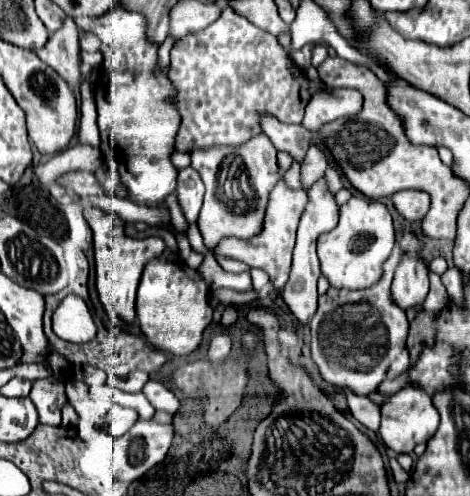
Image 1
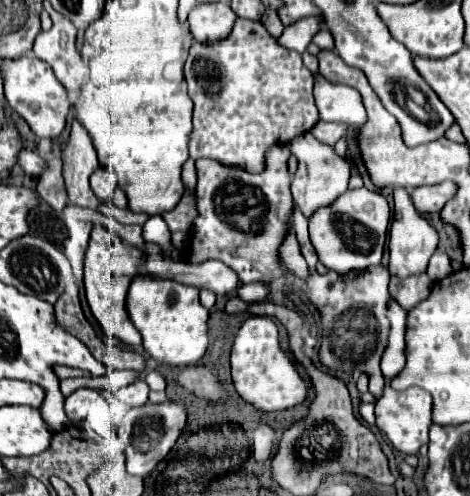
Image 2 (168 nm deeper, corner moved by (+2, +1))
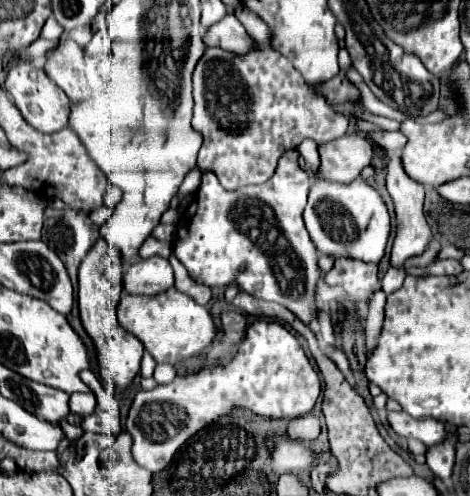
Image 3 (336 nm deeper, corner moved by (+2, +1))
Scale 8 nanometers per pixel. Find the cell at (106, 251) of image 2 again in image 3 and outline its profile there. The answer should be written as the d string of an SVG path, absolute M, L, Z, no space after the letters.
M100 237L88 251L88 255L82 259L78 281L80 281L78 291L80 319L84 329L92 337L94 345L98 347L97 363L100 378L116 387L126 387L140 371L144 345L132 333L126 333L126 329L118 325L116 317L116 307L122 293L122 255L114 247L108 247L106 241L102 241Z

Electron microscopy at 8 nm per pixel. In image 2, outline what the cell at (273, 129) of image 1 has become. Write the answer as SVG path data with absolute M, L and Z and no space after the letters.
M304 133L302 137L296 137L290 143L290 151L292 155L298 157L298 171L292 181L292 197L294 197L294 203L304 211L306 217L308 213L314 213L318 205L330 205L330 201L334 201L348 189L352 165L348 157L338 155L332 145L320 143L310 133Z

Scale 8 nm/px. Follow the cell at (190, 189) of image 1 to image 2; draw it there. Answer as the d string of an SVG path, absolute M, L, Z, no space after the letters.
M186 191L182 201L170 211L170 213L162 213L166 225L170 227L170 231L182 231L188 233L192 227L192 221L196 217L196 205L194 205L194 191Z

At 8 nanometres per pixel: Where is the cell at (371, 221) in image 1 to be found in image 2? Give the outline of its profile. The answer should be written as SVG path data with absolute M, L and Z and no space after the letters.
M366 187L348 189L334 203L316 209L308 217L310 241L318 253L320 263L326 269L334 269L336 273L366 269L370 265L378 265L382 259L388 221L390 221L388 201L378 191L370 191Z

